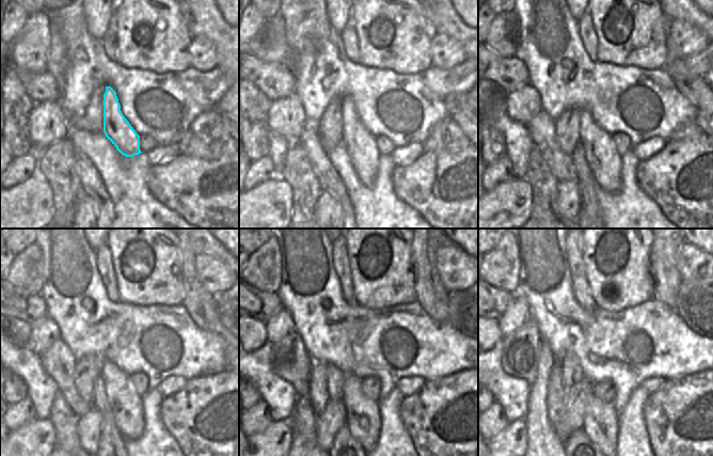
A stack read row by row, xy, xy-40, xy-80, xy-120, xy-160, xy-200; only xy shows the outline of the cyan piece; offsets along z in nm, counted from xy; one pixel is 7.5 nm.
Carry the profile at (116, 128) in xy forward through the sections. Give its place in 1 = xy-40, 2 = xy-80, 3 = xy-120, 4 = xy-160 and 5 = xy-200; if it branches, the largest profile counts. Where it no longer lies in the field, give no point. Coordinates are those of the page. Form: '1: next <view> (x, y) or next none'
1: next xy-40 (361, 145)
2: next xy-80 (600, 151)
3: next xy-120 (120, 391)
4: next xy-160 (367, 409)
5: next xy-200 (607, 414)

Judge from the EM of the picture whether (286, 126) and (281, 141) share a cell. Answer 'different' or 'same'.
different

